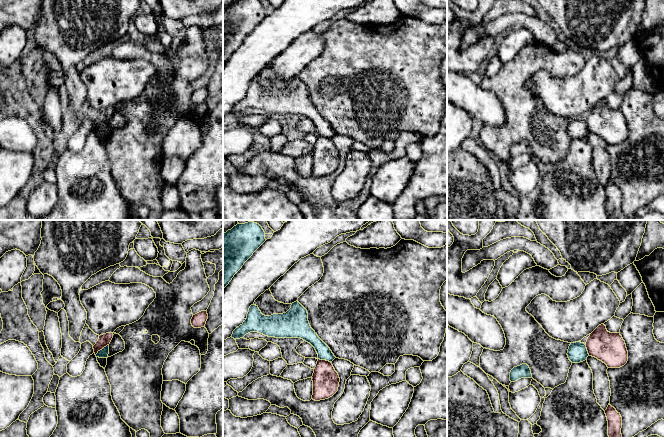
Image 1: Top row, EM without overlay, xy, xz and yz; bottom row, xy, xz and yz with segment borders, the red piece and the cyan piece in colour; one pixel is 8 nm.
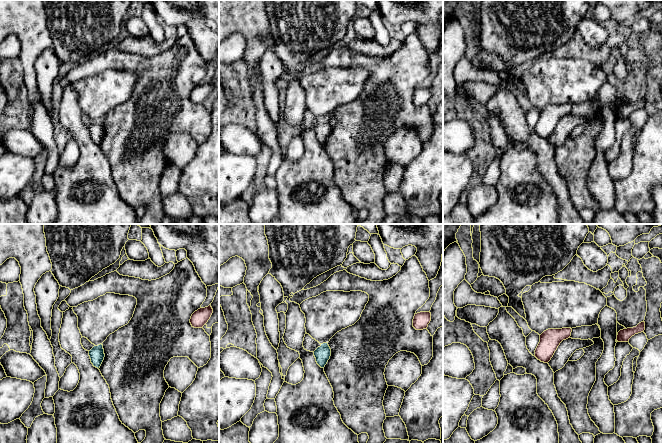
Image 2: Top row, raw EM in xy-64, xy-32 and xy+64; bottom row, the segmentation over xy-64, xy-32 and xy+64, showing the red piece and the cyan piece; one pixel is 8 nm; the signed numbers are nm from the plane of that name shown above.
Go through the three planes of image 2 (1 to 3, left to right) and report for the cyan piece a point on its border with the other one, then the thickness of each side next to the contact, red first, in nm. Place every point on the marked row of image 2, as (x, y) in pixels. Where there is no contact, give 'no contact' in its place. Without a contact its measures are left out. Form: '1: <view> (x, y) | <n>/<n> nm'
1: no contact
2: no contact
3: no contact

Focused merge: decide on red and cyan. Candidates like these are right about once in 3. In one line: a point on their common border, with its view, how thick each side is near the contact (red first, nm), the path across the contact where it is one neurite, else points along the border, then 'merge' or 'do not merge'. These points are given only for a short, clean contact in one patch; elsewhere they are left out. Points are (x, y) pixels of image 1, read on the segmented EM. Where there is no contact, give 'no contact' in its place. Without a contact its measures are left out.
meets red in xy at (101, 349); 90 nm thick on the red side, 70 nm on the other; border along xy (108, 344), (95, 354); do not merge

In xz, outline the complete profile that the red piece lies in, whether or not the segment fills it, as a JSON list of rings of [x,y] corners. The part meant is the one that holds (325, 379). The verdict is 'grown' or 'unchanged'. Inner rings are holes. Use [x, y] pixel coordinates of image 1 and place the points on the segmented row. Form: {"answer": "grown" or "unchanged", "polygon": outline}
{"answer": "unchanged", "polygon": [[[318,359],[312,381],[312,399],[320,401],[332,397],[338,391],[340,378],[331,362]]]}

